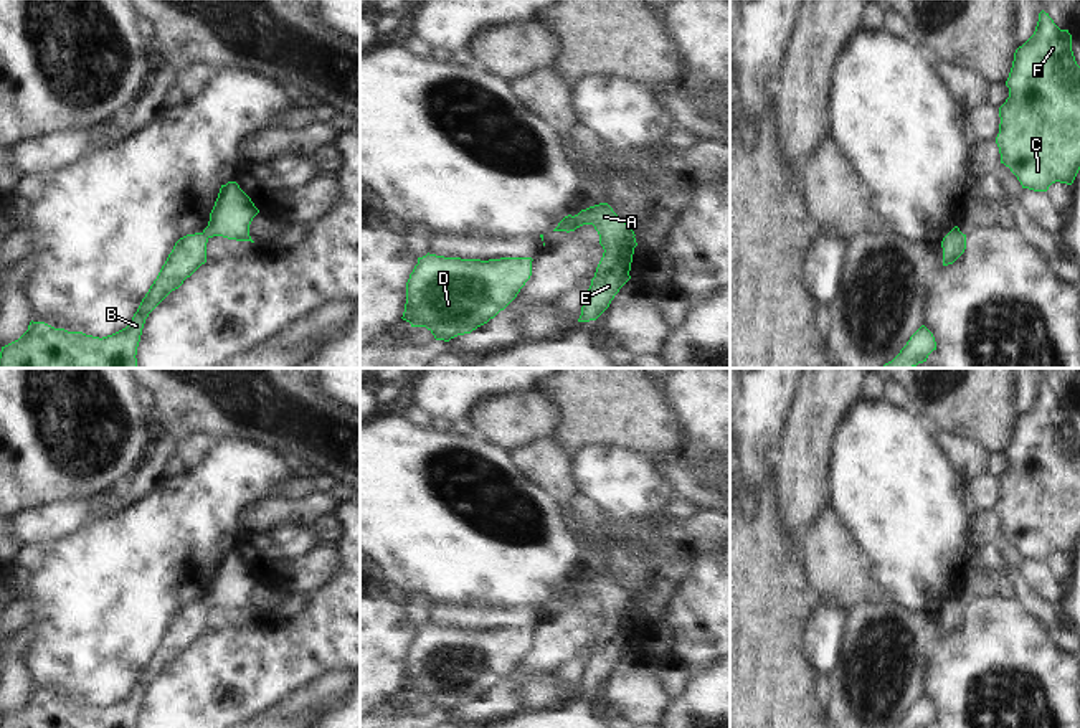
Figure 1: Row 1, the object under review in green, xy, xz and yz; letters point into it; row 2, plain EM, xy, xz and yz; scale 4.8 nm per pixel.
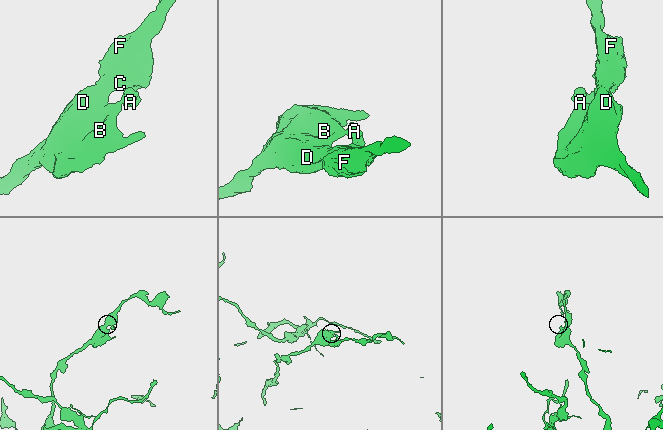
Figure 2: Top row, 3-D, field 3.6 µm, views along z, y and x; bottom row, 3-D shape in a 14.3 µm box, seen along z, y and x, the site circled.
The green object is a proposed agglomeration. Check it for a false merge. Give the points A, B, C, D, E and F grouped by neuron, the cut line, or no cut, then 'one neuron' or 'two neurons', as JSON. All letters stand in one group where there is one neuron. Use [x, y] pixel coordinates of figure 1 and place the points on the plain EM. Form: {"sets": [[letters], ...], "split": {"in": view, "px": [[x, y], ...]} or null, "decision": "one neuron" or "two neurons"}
{"sets": [["A", "E"], ["B", "C", "D", "F"]], "split": {"in": "xz", "px": [[573, 586], [577, 596]]}, "decision": "two neurons"}

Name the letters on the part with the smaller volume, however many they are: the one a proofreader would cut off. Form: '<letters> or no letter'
A, E

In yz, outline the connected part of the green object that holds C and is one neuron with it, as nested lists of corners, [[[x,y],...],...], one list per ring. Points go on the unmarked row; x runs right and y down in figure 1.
[[[1044,380],[1034,404],[1016,419],[1006,451],[1009,467],[999,477],[999,503],[996,513],[1001,533],[1011,538],[1022,558],[1047,561],[1055,551],[1072,555],[1080,540],[1080,436],[1072,421],[1072,404],[1060,399]]]

